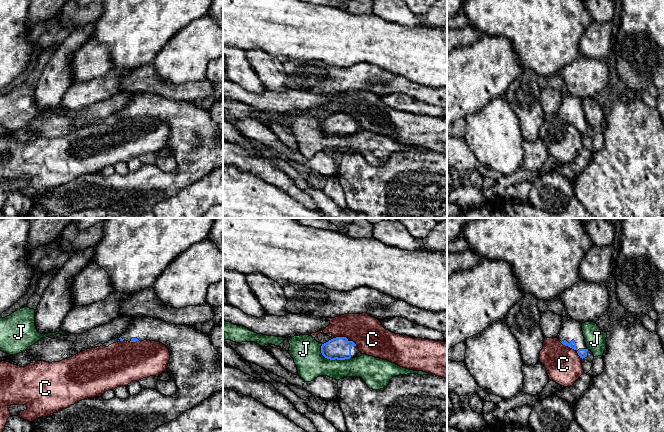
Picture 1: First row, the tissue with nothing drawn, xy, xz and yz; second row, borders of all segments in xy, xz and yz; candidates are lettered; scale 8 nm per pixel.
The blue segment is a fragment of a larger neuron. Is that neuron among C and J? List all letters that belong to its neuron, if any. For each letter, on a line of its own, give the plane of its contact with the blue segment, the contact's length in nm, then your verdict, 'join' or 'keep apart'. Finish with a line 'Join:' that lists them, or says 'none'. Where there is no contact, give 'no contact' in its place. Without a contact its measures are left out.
C: contact in xz; length 130 nm; keep apart
J: contact in xz; length 260 nm; keep apart
Join: none

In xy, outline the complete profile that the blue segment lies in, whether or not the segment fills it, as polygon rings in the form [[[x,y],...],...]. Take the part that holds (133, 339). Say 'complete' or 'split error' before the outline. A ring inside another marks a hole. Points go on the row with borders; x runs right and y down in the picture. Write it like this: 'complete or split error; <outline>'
split error; [[[137,317],[133,318],[128,329],[119,339],[120,341],[127,342],[150,340],[165,345],[170,353],[167,370],[174,376],[177,386],[176,393],[166,396],[156,389],[142,389],[137,395],[130,395],[126,399],[114,397],[110,400],[104,400],[101,396],[87,398],[66,409],[61,409],[49,417],[36,418],[31,422],[32,429],[38,429],[41,432],[154,432],[157,427],[176,419],[185,411],[209,398],[216,391],[223,391],[223,368],[217,365],[219,359],[218,352],[211,344],[208,335],[199,331],[195,326],[175,325],[151,317]]]

